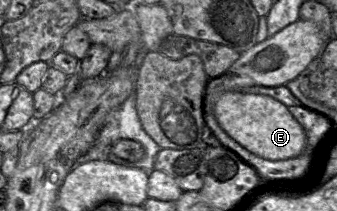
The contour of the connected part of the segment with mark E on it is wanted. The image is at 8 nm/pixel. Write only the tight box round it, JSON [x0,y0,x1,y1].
[214,92,307,161]

